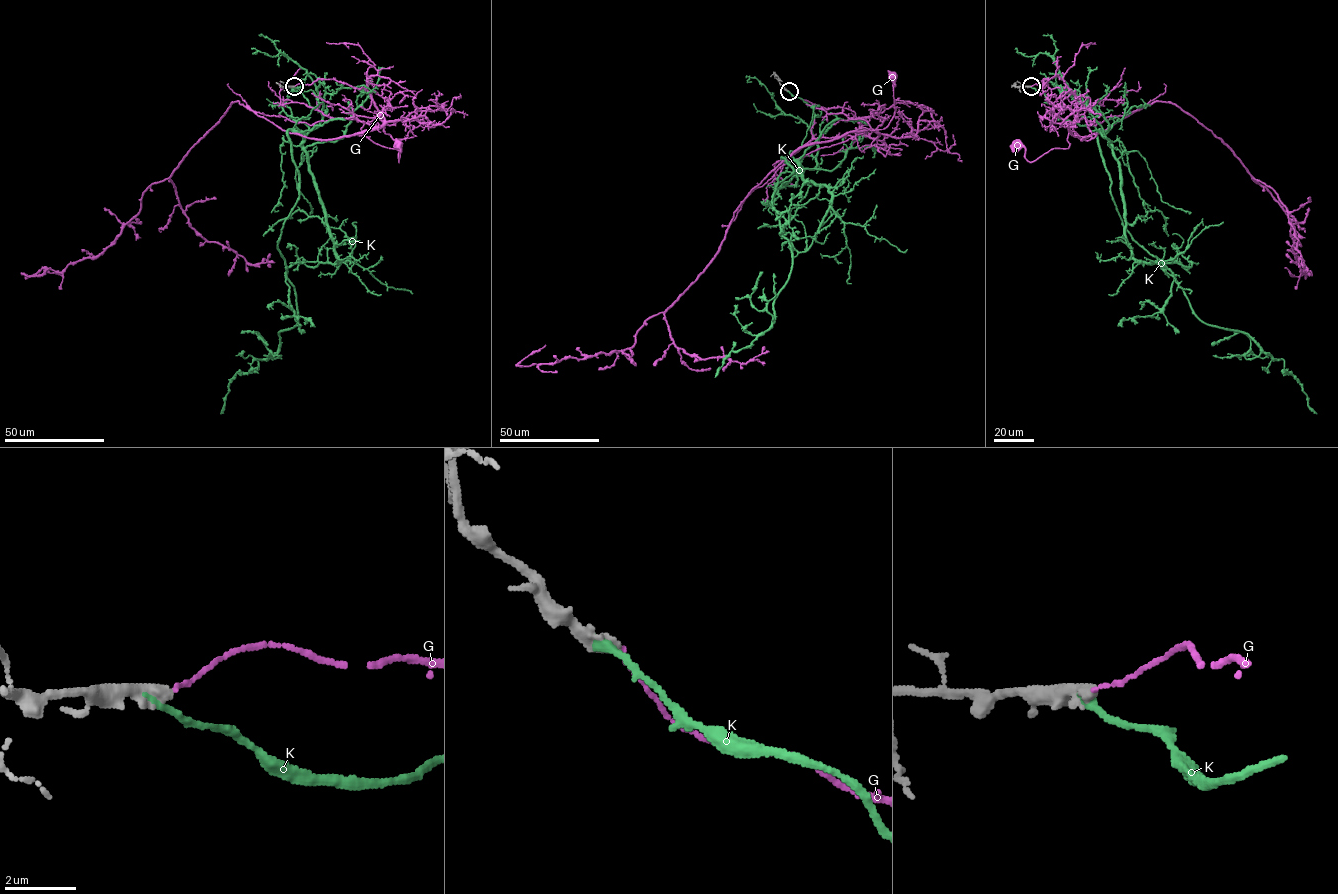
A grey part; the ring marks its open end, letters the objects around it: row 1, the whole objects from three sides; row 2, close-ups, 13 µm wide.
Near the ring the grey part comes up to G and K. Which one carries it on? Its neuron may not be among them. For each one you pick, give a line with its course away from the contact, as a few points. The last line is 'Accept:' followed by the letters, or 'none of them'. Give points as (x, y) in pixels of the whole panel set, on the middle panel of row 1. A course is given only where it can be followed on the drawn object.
Accept: none of them

